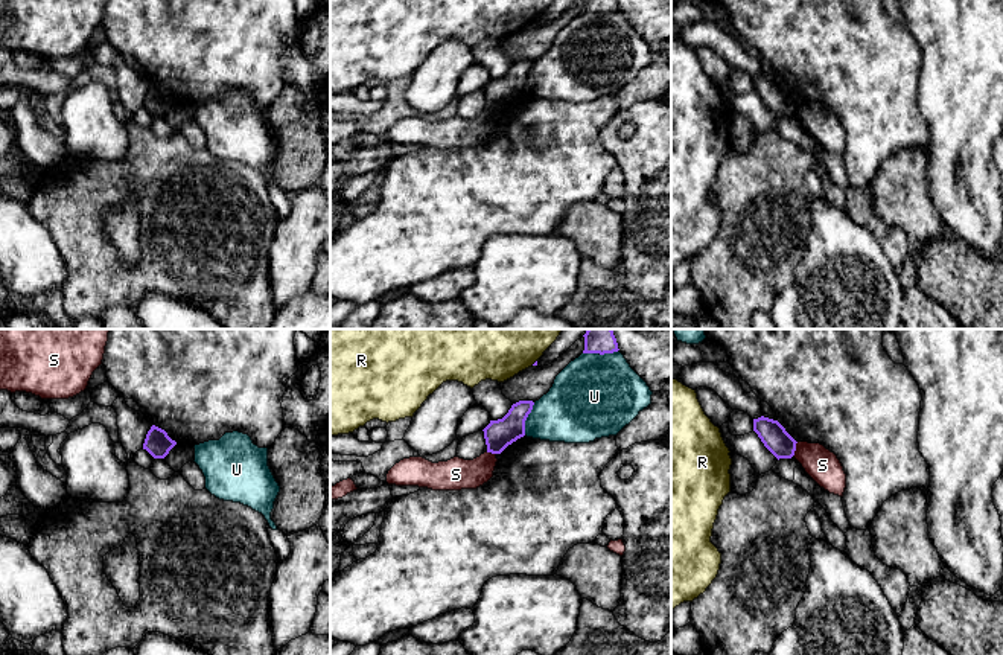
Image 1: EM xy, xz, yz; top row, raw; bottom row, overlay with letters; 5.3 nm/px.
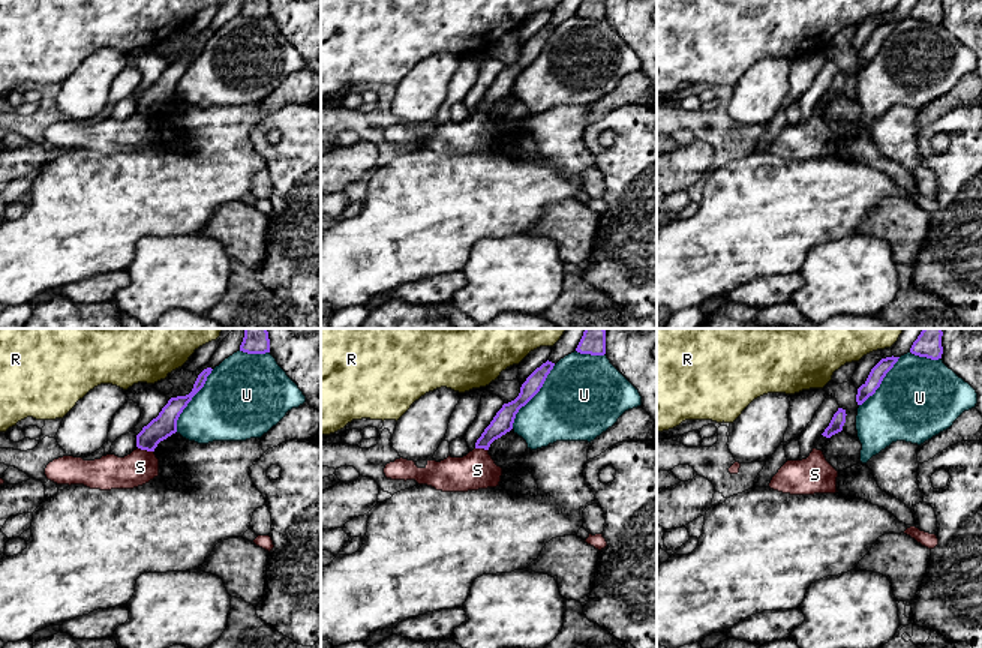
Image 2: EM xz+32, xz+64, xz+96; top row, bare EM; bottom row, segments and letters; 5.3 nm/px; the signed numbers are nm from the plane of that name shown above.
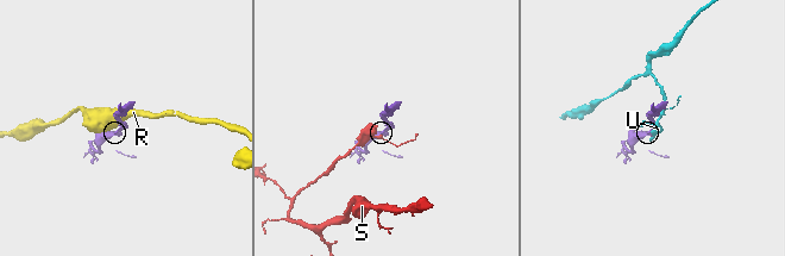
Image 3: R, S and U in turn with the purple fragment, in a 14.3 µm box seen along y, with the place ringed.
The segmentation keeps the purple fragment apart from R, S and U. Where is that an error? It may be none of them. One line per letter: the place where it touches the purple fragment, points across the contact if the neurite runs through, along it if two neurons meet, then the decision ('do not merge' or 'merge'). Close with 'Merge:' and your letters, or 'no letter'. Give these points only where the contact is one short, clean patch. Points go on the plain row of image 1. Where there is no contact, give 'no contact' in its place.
R: contact xz (534, 22); border xz (536, 19), (531, 23); do not merge
S: contact yz (795, 108); border yz (798, 101), (792, 115); do not merge
U: contact xz (525, 78); do not merge
Merge: no letter

